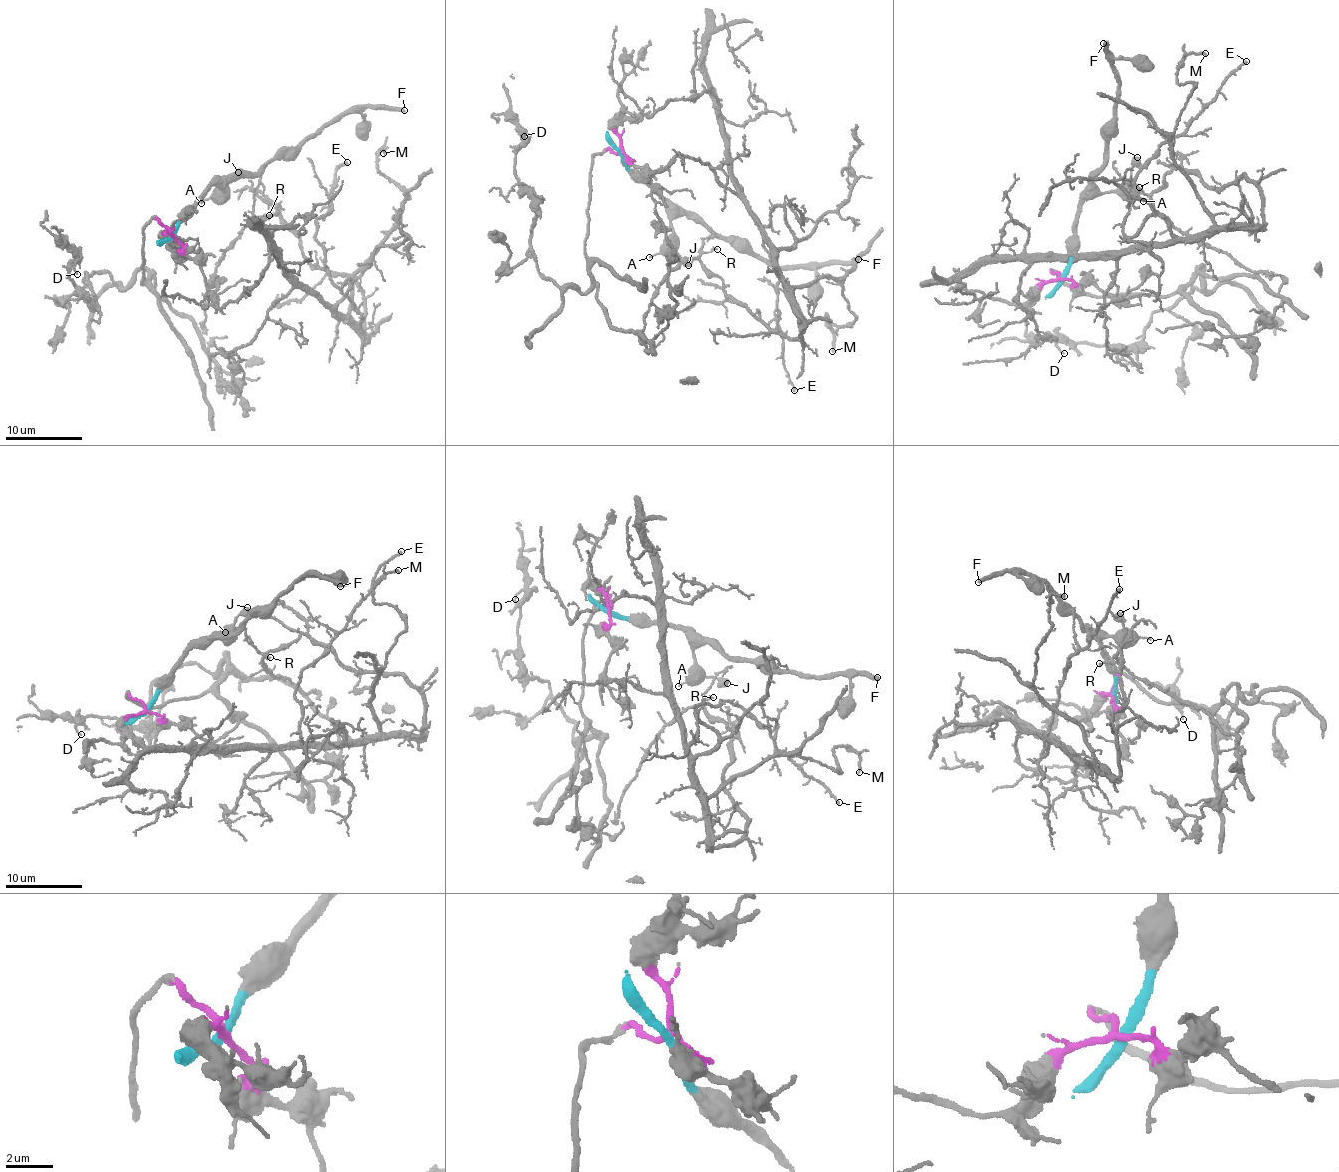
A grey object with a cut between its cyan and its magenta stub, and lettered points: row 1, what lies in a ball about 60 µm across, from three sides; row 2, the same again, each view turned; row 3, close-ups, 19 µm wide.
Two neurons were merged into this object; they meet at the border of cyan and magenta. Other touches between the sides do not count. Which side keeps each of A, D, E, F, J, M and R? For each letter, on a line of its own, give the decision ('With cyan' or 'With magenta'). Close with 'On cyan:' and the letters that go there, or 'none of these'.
A: With cyan
D: With magenta
E: With magenta
F: With cyan
J: With cyan
M: With magenta
R: With magenta
On cyan: A, F, J

